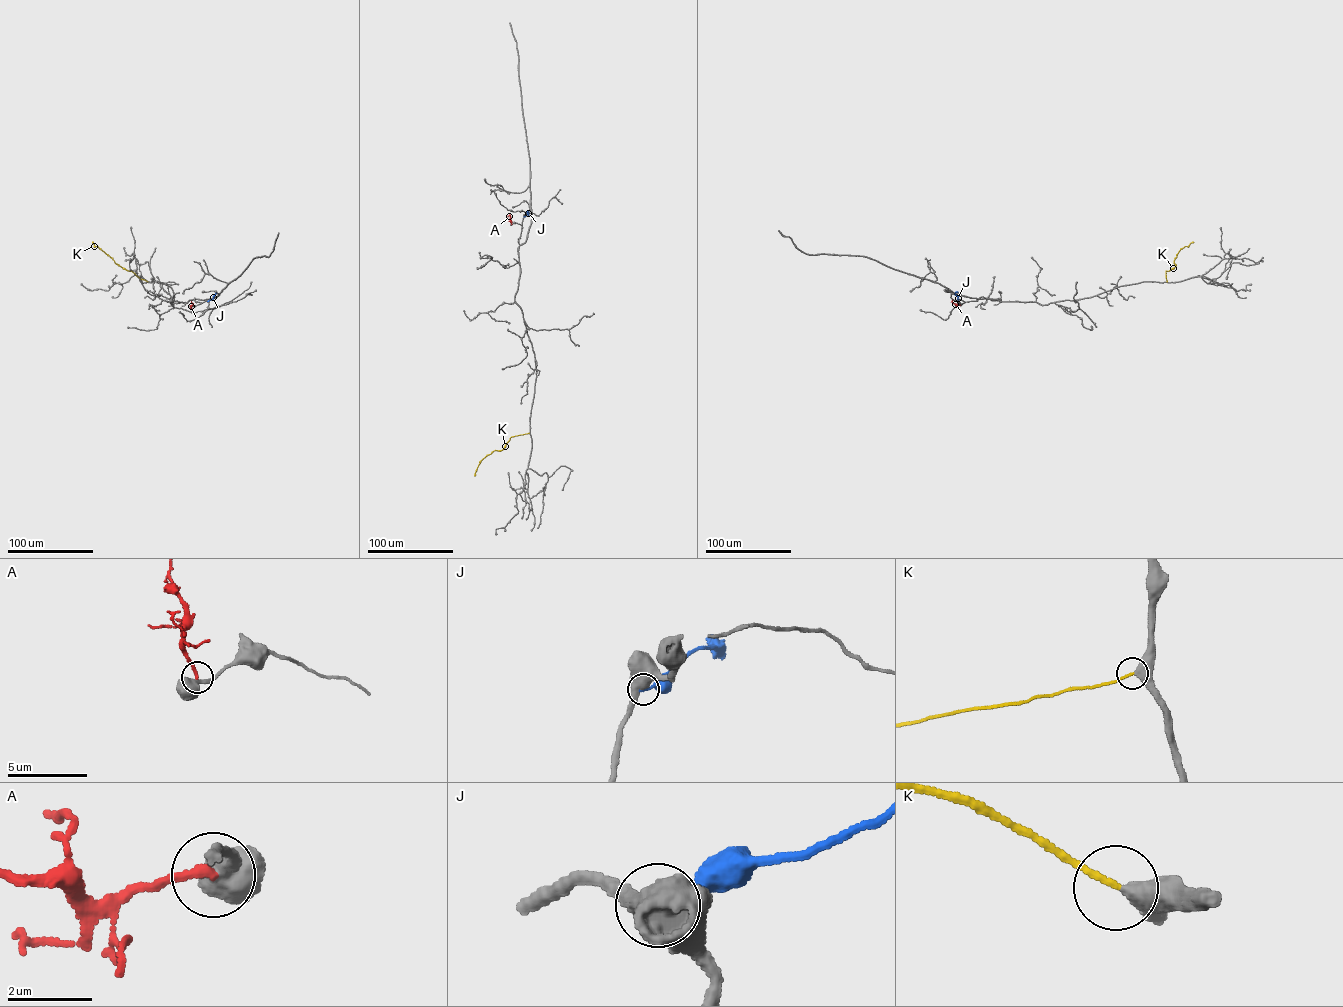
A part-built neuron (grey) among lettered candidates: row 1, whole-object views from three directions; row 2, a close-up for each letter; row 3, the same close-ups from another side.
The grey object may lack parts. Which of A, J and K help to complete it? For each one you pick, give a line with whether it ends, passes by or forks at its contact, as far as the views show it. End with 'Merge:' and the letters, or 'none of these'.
K: It ends there
Merge: K

